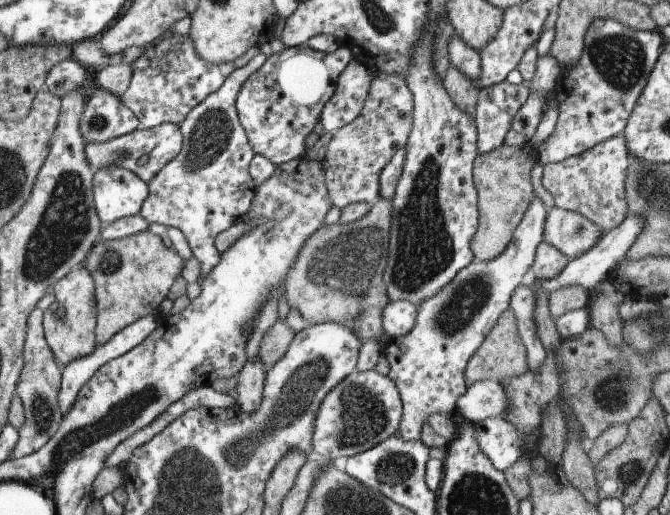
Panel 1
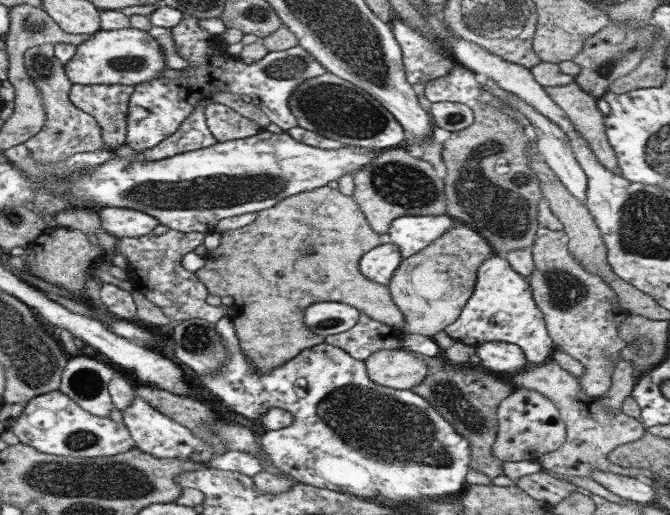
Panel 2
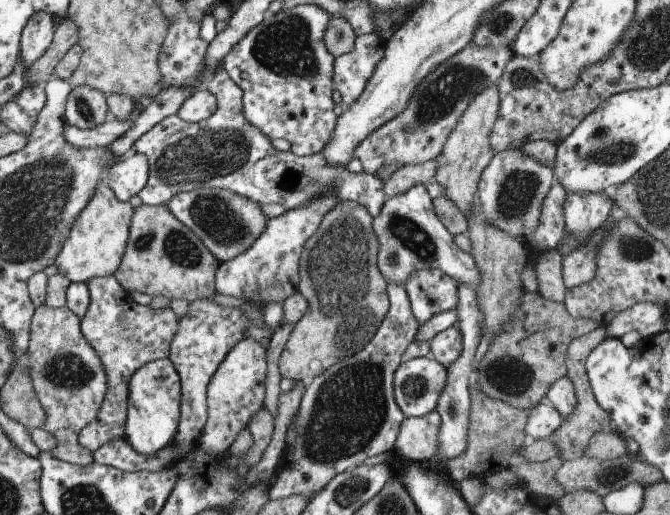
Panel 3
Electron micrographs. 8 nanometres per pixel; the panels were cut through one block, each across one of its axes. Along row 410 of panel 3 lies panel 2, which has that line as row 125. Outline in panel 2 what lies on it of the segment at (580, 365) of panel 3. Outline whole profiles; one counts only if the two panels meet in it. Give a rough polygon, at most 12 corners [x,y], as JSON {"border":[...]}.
{"border":[[574,81],[543,87],[588,143],[595,159],[621,174],[597,97]]}

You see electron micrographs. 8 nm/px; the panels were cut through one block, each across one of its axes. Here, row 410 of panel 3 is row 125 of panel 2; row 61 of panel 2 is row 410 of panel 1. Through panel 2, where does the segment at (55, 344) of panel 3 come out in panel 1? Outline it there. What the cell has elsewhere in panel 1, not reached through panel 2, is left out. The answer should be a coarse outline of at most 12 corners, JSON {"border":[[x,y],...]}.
{"border":[[28,316],[16,395],[25,421],[10,461],[42,448],[62,419],[63,368]]}

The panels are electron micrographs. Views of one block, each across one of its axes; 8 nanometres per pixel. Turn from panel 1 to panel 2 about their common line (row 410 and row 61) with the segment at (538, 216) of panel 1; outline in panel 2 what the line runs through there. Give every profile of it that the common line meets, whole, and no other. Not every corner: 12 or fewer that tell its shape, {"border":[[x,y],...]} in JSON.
{"border":[[399,17],[392,32],[411,85],[444,76],[456,64]]}

